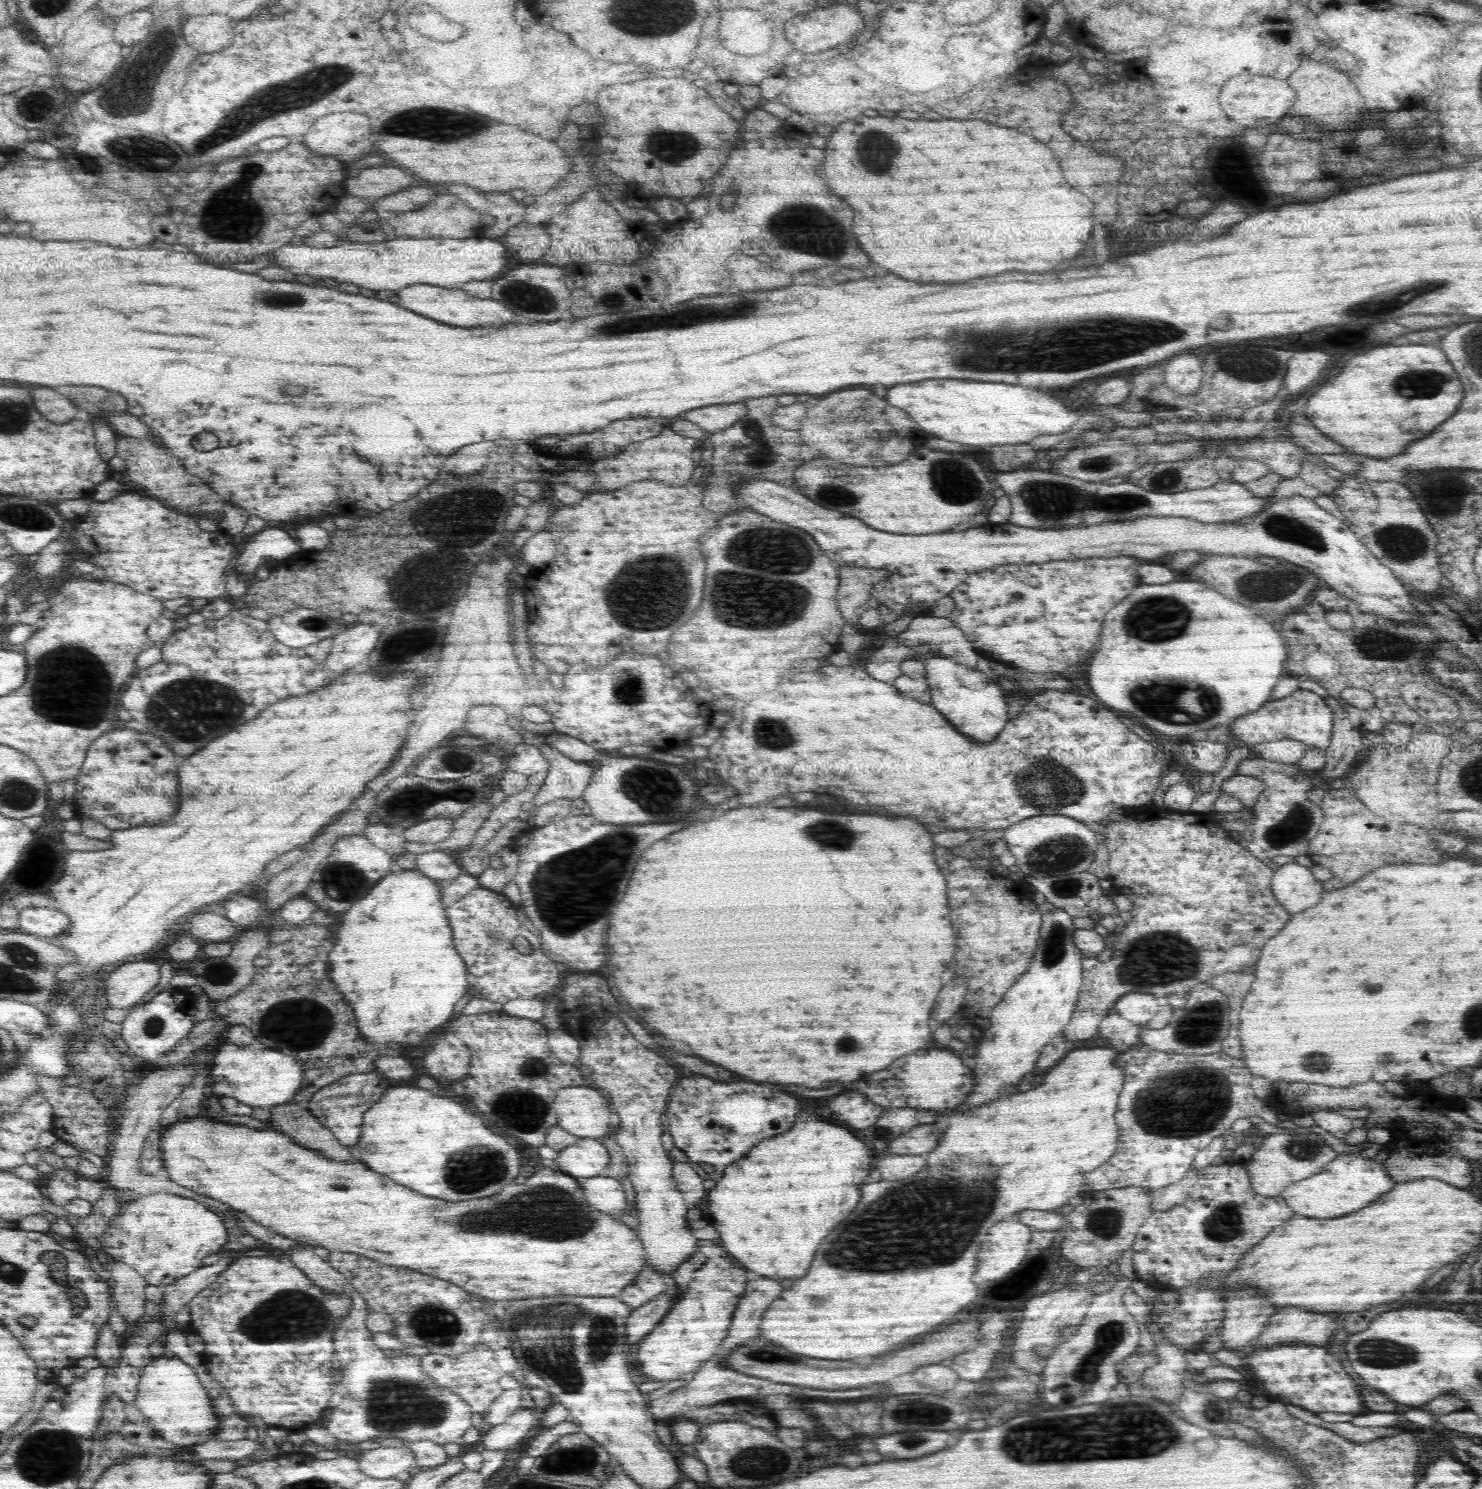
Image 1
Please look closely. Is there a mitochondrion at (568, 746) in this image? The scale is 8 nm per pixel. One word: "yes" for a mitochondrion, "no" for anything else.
no

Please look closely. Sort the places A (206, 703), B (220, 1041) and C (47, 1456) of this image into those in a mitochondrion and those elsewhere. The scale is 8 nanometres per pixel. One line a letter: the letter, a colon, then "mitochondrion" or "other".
A: mitochondrion
B: other
C: mitochondrion

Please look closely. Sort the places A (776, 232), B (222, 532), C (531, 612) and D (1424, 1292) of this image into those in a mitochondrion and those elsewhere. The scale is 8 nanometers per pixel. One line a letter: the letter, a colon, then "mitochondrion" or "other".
A: mitochondrion
B: other
C: other
D: other

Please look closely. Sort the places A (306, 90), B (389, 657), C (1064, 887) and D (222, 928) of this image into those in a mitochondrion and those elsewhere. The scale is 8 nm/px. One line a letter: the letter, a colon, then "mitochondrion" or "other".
A: mitochondrion
B: mitochondrion
C: mitochondrion
D: other

